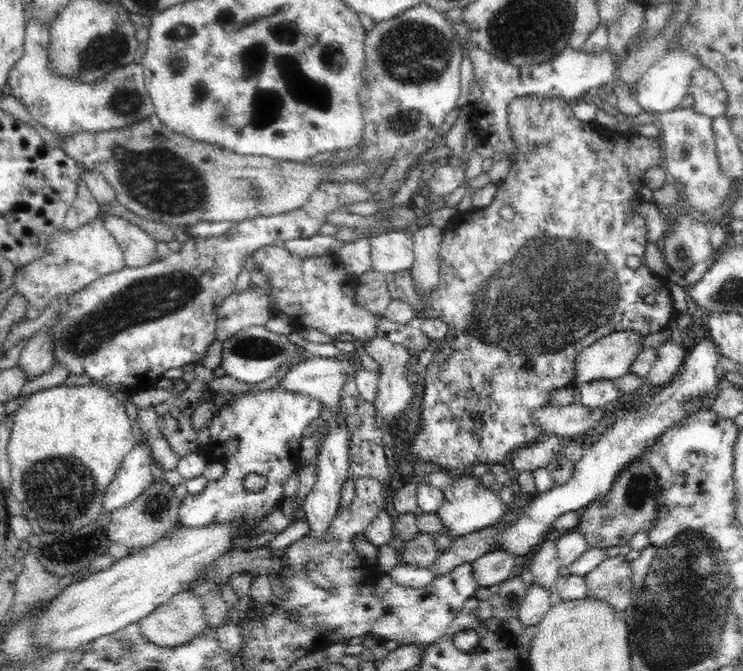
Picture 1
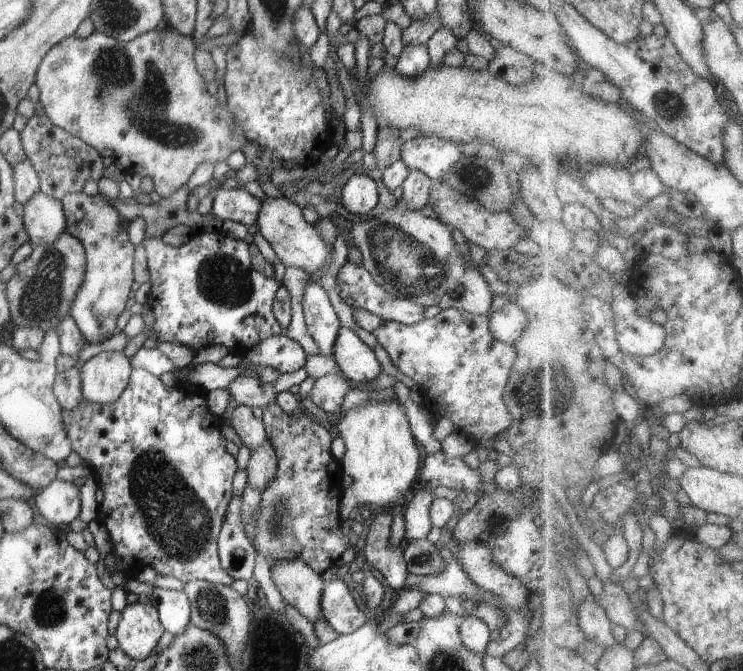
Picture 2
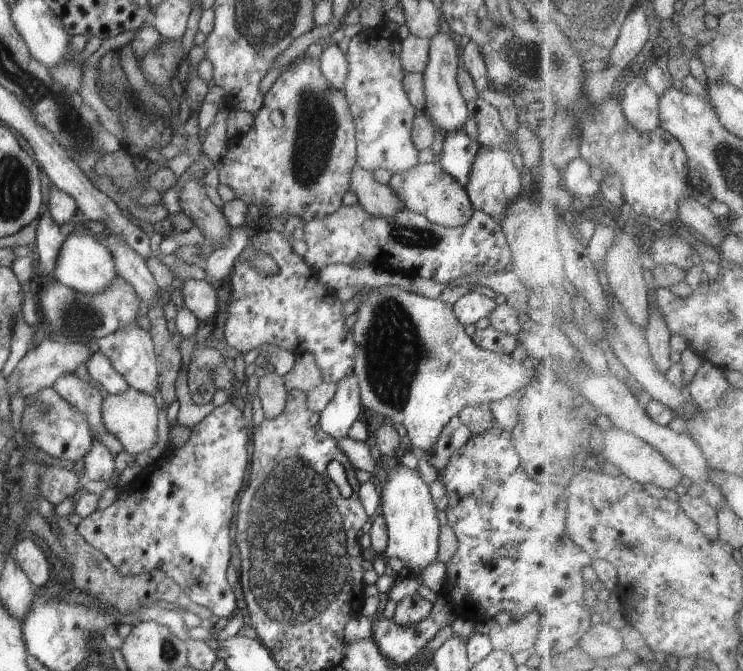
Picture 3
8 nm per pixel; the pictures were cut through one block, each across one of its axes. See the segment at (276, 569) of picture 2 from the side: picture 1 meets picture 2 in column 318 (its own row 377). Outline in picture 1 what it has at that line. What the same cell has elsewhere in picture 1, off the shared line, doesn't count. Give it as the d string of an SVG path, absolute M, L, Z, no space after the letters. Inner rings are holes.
M616 331L583 348L576 356L575 378L571 385L579 389L586 382L612 382L624 376L643 349L642 340L640 333Z

